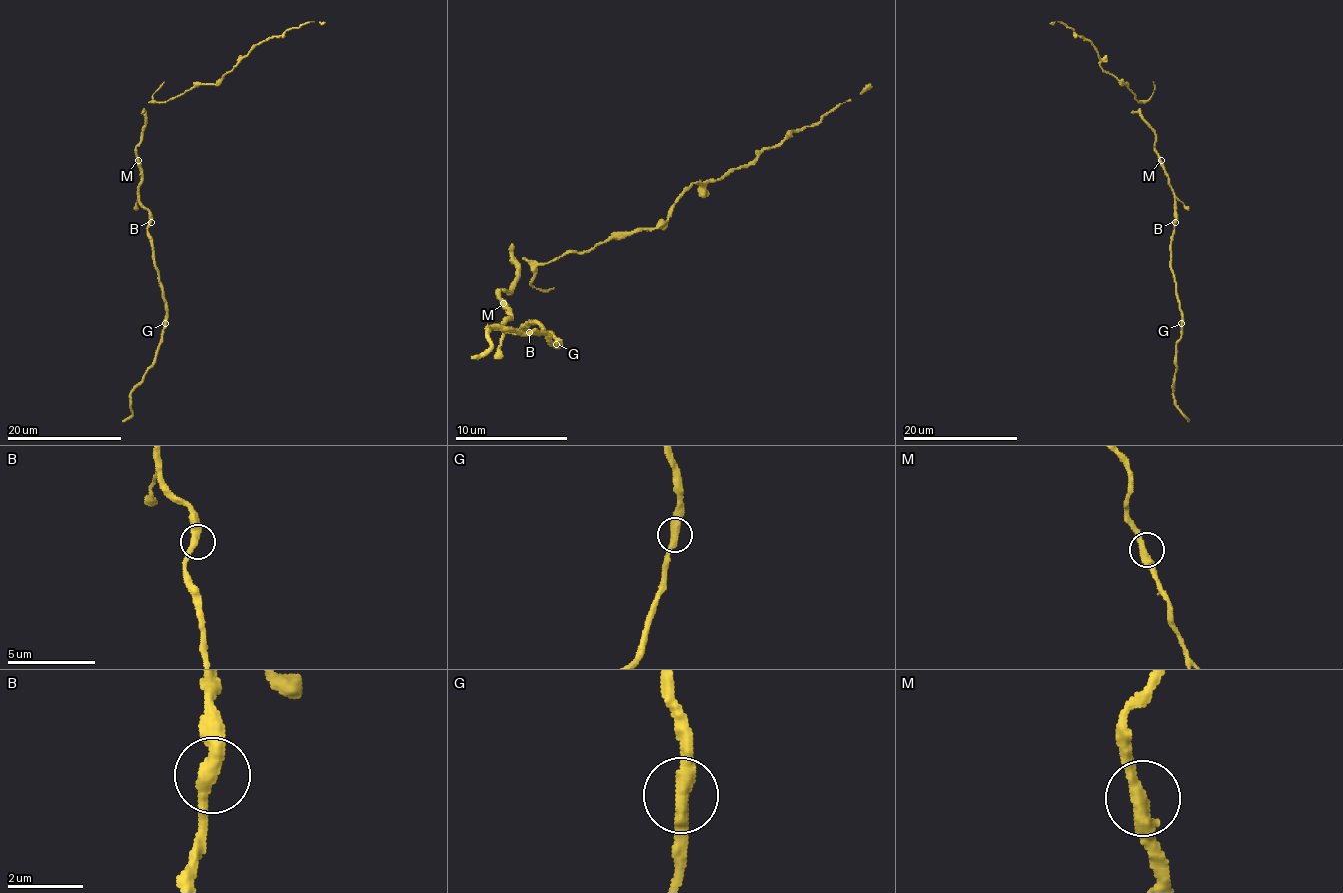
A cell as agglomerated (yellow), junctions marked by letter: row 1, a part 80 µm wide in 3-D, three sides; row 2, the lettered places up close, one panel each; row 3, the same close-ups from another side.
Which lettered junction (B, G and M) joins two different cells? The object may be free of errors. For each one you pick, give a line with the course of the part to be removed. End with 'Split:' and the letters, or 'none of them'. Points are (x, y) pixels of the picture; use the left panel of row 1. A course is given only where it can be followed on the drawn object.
Split: none of them

